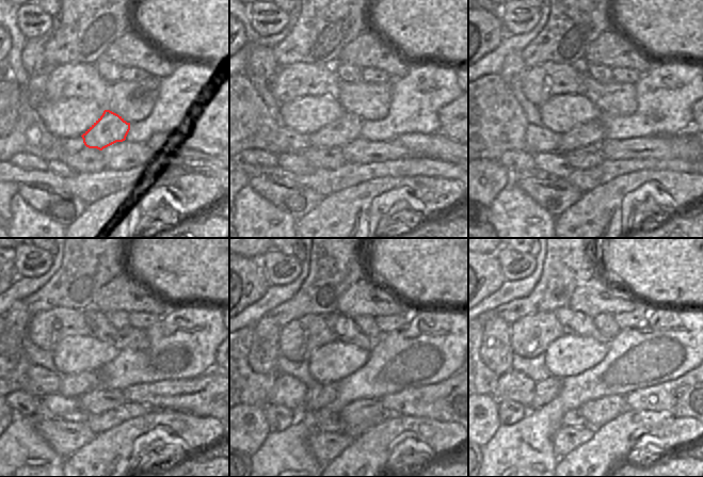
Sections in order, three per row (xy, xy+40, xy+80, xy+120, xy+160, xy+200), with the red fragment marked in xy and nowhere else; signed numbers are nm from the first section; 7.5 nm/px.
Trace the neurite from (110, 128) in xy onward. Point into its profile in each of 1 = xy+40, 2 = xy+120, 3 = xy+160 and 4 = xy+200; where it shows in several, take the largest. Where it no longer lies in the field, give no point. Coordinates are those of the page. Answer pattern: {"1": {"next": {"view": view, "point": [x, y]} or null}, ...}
{"1": {"next": {"view": "xy+40", "point": [347, 128]}}, "2": {"next": {"view": "xy+120", "point": [82, 393]}}, "3": {"next": {"view": "xy+160", "point": [319, 395]}}, "4": {"next": {"view": "xy+200", "point": [545, 391]}}}

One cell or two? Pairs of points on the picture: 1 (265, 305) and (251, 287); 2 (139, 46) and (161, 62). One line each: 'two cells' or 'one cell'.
1: two cells
2: one cell

